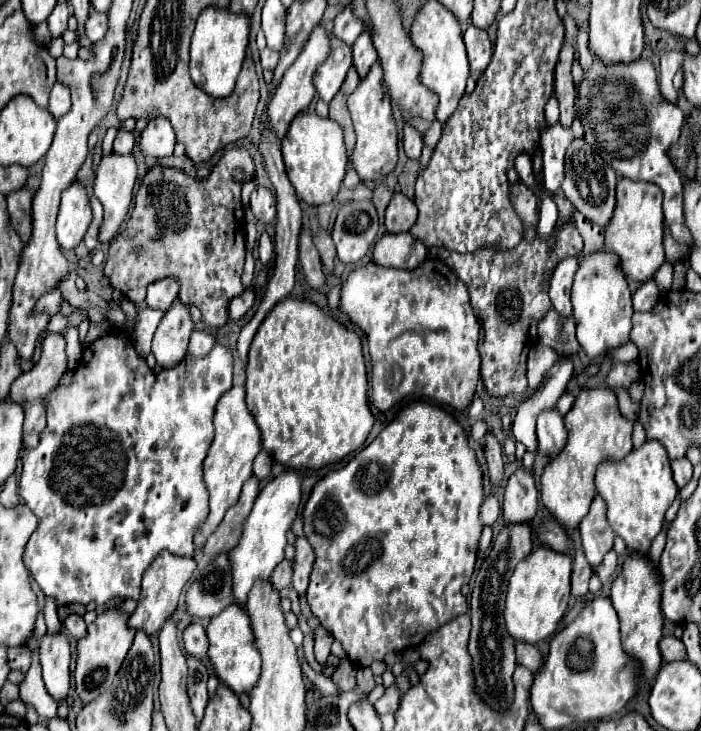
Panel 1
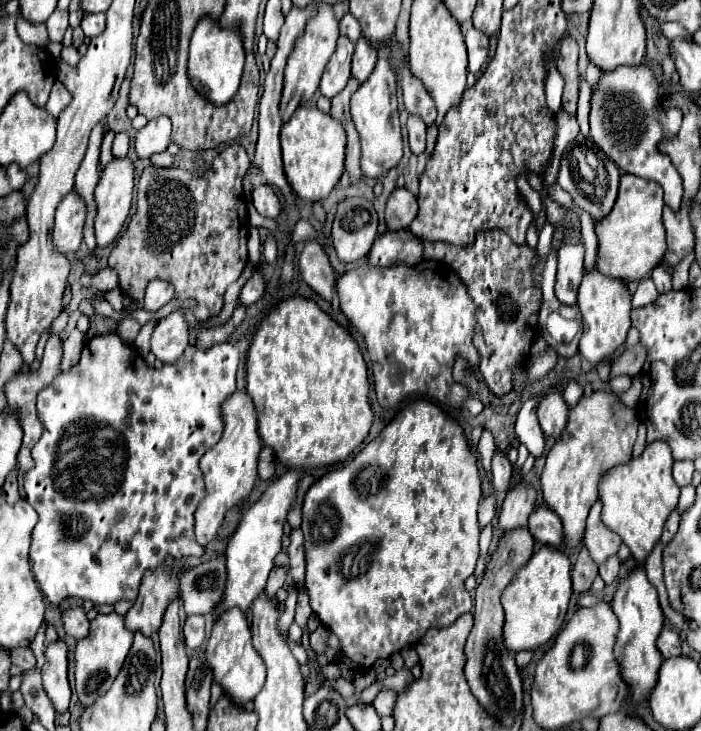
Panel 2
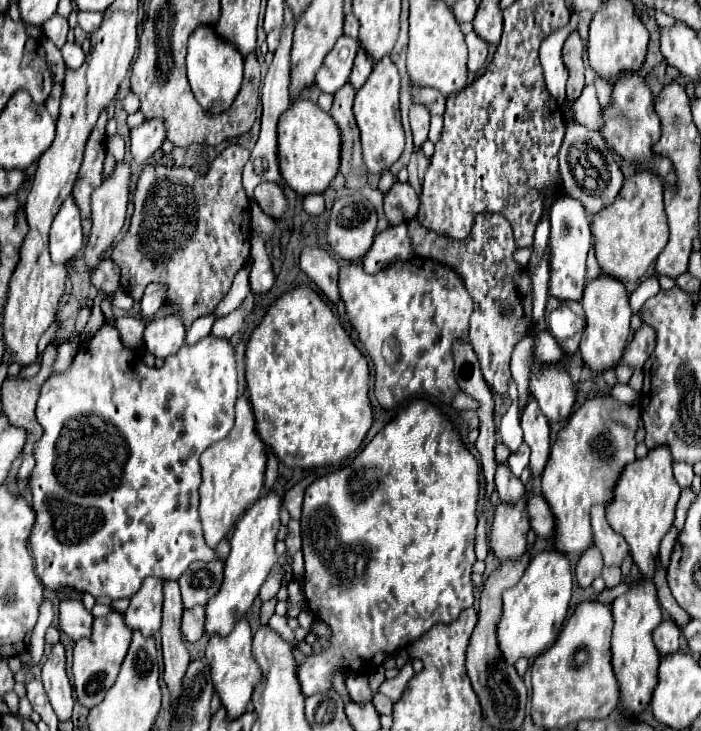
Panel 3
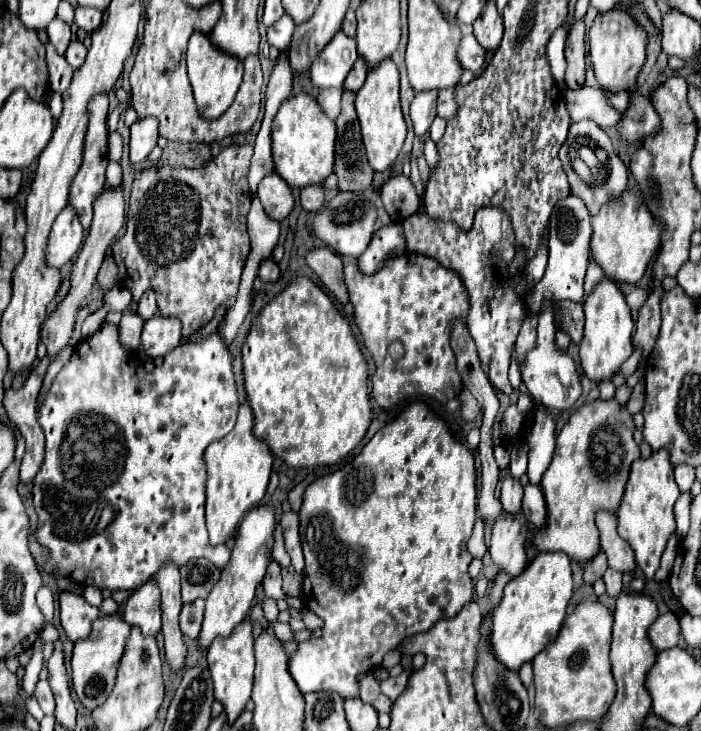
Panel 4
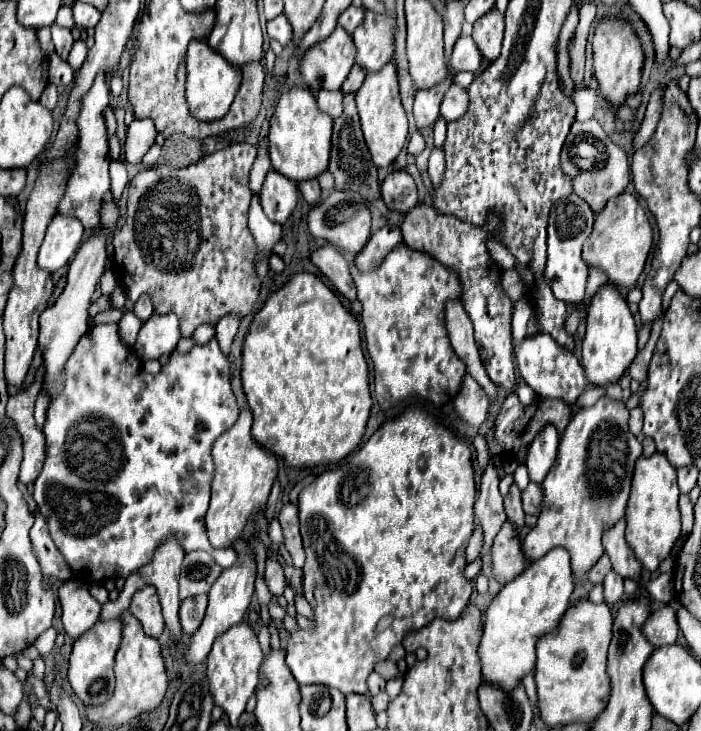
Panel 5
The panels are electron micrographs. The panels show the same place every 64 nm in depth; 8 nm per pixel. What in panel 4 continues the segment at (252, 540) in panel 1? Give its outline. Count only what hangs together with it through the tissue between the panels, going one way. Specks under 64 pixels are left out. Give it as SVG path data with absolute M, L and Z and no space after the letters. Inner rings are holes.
M270 502L256 506L240 522L230 562L222 568L222 576L220 576L216 588L212 588L210 596L206 598L206 614L204 614L204 624L202 624L202 632L198 638L198 644L202 648L206 648L216 636L228 636L248 614L252 600L258 592L258 586L260 586L260 582L266 574L266 568L272 560L276 524L278 524L276 512Z

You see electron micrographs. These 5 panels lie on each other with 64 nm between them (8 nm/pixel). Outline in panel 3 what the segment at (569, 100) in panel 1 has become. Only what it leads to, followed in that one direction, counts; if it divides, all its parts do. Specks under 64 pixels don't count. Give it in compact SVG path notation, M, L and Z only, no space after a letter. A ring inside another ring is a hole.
M574 30L562 48L562 60L568 70L568 84L566 84L566 98L576 100L584 88L584 64L582 64L582 48L584 42L580 40L578 32Z

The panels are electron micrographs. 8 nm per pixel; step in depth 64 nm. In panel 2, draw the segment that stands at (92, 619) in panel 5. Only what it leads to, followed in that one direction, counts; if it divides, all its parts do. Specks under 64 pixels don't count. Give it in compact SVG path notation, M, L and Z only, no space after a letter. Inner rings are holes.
M70 608L62 614L62 622L64 622L64 630L66 634L74 636L76 640L88 636L88 618L86 618L86 612L82 608Z

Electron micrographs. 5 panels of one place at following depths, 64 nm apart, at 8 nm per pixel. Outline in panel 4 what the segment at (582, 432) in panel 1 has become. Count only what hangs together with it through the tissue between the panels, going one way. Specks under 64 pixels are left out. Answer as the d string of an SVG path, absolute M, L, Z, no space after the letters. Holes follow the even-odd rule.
M614 398L584 404L570 416L556 438L554 458L540 482L548 506L548 524L532 538L538 550L564 552L578 564L600 550L594 514L596 510L614 512L620 504L630 464L640 458L638 444L632 438L634 428L632 414ZM602 430L604 436L598 436Z

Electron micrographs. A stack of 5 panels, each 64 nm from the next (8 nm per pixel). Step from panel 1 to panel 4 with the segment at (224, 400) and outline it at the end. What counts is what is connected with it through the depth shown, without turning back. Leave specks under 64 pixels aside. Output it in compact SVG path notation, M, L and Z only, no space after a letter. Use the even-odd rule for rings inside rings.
M244 402L238 410L238 422L234 430L218 440L216 444L210 444L204 462L206 462L206 528L210 534L210 544L218 546L224 544L228 538L234 536L236 526L246 516L248 510L260 504L264 498L270 472L272 472L272 452L270 448L258 440L252 432L254 426L254 414L252 408Z

